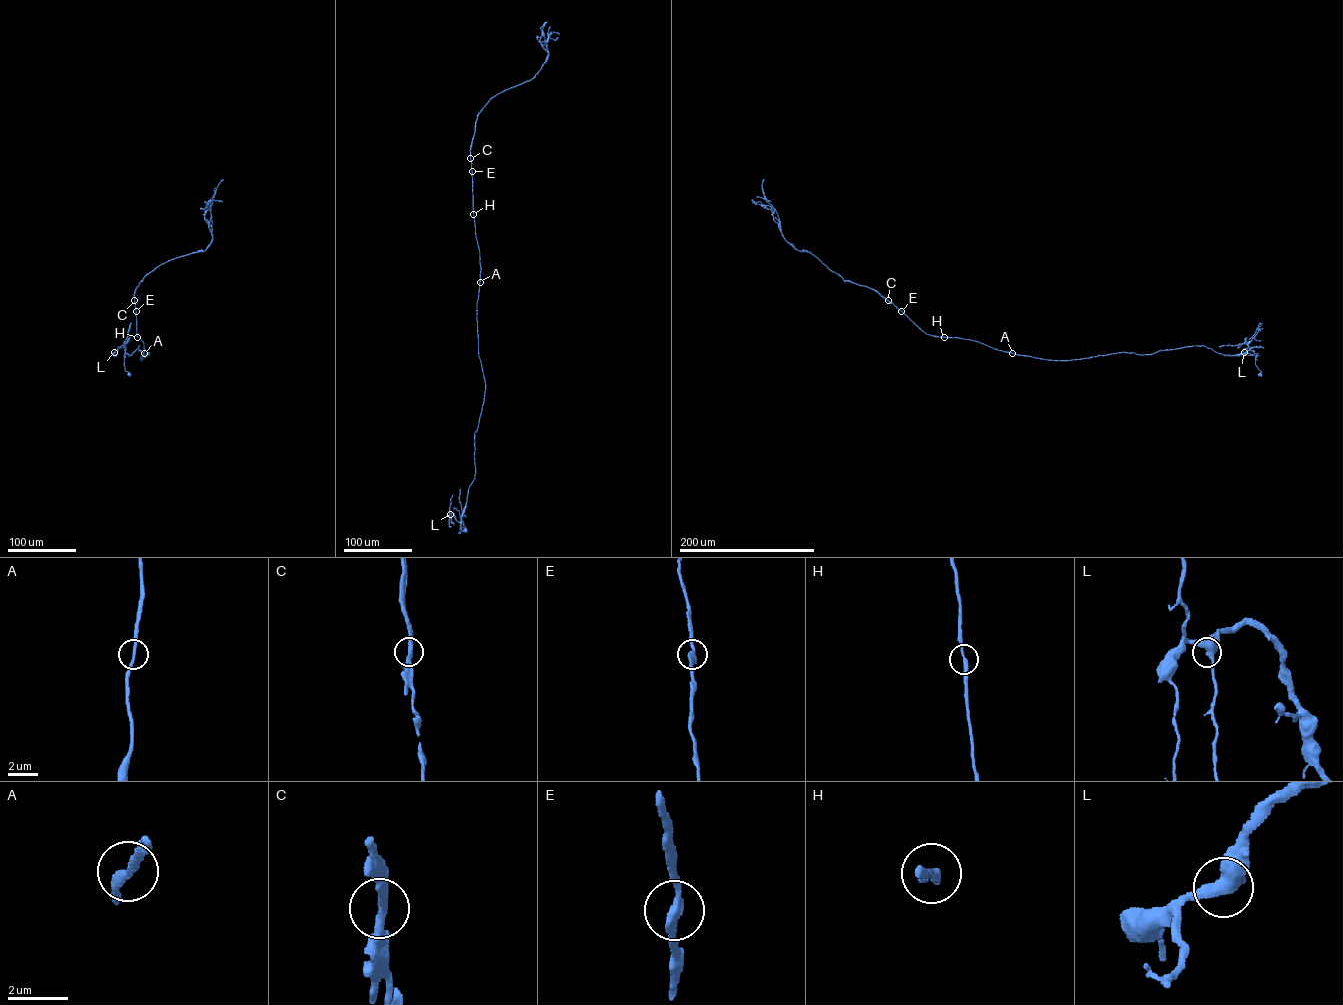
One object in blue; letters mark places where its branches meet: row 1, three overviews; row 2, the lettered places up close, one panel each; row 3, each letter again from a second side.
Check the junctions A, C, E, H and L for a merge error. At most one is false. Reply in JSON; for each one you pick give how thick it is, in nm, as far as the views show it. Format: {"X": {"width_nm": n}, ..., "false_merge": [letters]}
{"C": {"width_nm": 360}, "false_merge": ["C"]}

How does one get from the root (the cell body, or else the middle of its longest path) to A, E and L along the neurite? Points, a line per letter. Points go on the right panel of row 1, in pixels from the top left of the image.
A: (1260, 374), (1253, 351), (1224, 355), (1203, 345), (1149, 354), (1121, 352), (1060, 360), (1012, 353)
E: (1260, 374), (1253, 351), (1224, 355), (1203, 345), (1068, 360), (1017, 355), (969, 339), (927, 334), (901, 311)
L: (1260, 374), (1255, 364), (1257, 355), (1249, 350), (1252, 347), (1244, 348), (1244, 352)

